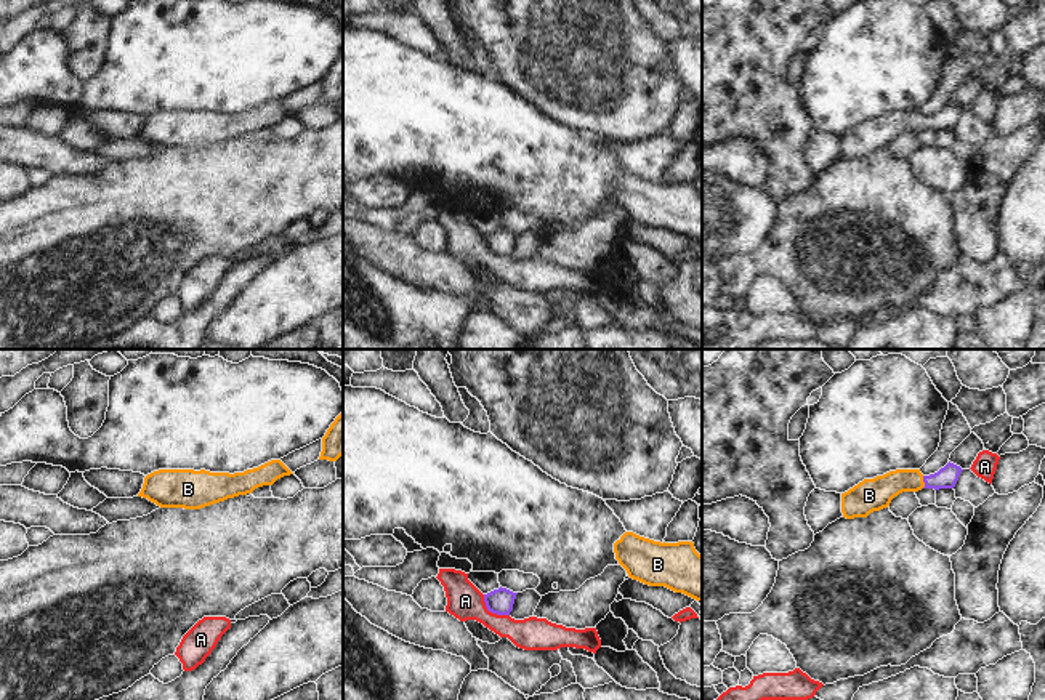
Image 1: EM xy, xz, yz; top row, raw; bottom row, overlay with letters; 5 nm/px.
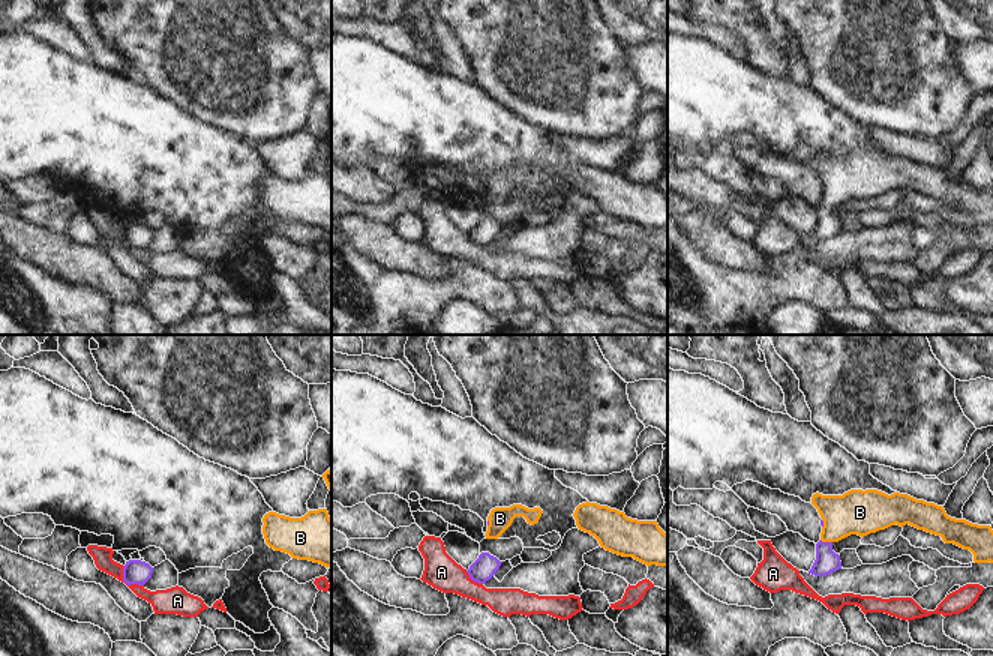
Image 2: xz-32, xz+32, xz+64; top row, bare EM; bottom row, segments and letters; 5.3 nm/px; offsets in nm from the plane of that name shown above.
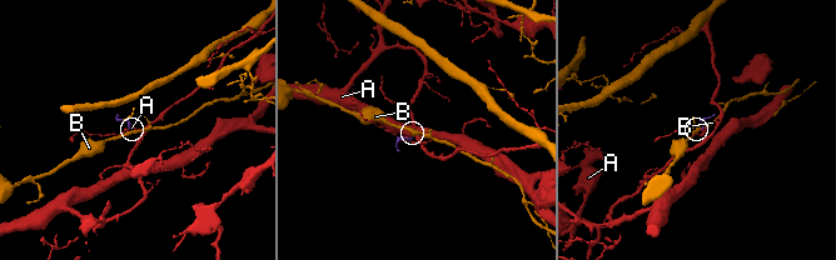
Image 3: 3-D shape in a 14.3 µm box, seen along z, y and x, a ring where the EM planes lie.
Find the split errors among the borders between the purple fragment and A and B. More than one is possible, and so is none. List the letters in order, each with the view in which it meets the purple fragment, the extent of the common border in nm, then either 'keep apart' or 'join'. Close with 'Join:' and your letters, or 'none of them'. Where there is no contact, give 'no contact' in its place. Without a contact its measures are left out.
A: xz | 170 nm | keep apart
B: yz | 60 nm | join
Join: B

